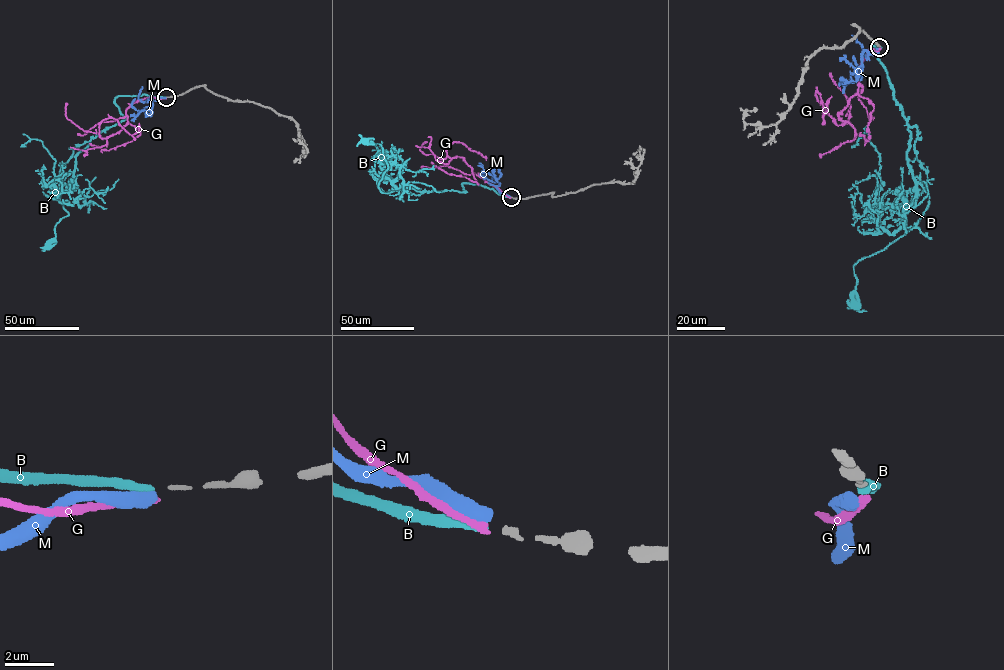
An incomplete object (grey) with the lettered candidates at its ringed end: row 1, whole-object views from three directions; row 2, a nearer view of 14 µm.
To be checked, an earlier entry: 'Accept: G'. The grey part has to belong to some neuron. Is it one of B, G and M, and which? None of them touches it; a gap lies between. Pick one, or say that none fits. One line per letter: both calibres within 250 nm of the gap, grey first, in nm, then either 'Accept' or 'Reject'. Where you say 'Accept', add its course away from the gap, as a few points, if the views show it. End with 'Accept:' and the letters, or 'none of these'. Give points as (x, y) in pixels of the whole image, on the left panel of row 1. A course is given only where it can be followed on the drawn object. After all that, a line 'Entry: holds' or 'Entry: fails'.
B: Thickness 200 nm (grey) against 400 nm. Accept. Its course: (165, 97), (115, 98), (124, 118), (102, 130), (75, 156), (58, 197), (68, 214), (56, 223), (48, 246)
G: Thickness 200 nm (grey) against 320 nm. Reject
M: Thickness 200 nm (grey) against 460 nm. Reject
Accept: B
Entry: fails

